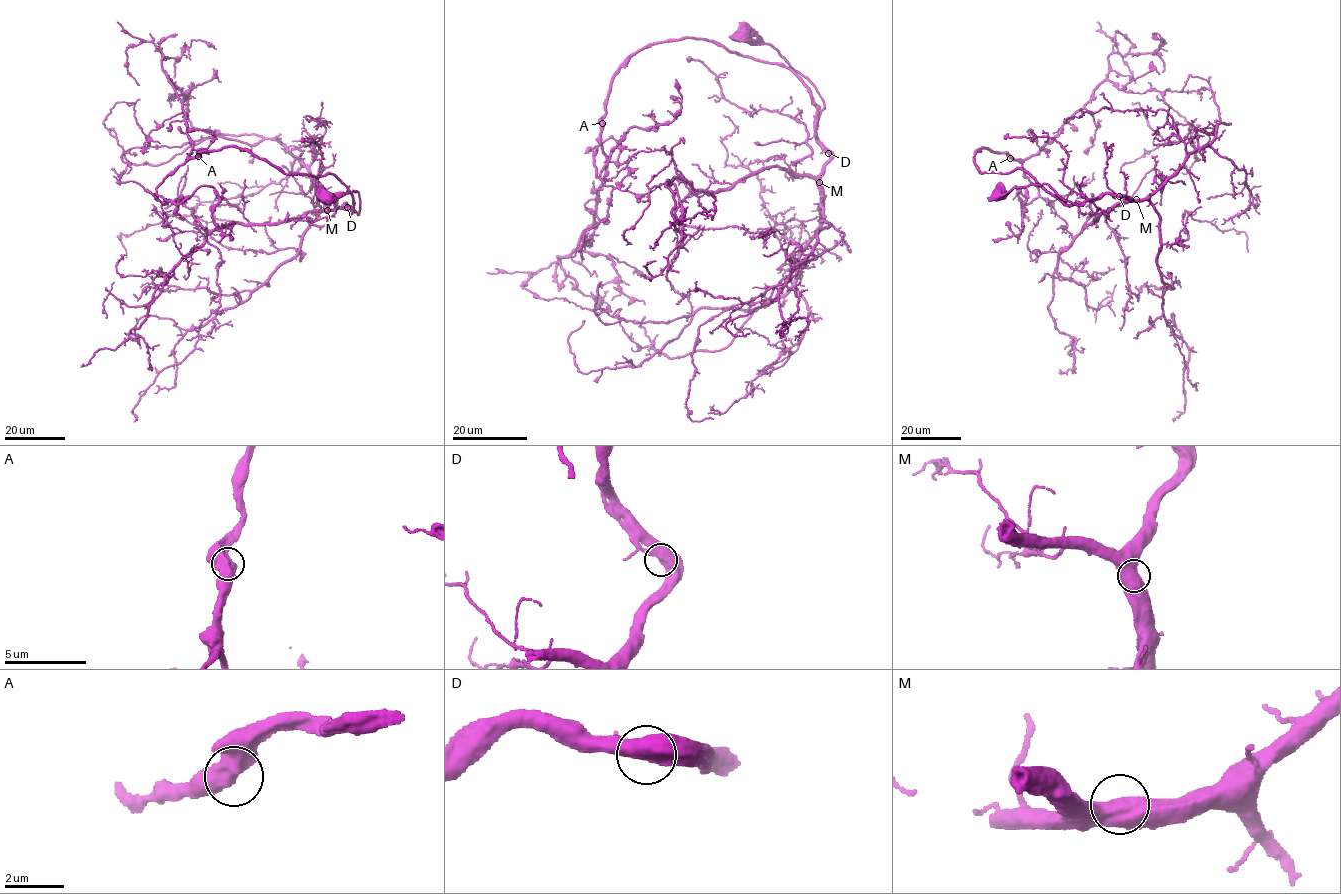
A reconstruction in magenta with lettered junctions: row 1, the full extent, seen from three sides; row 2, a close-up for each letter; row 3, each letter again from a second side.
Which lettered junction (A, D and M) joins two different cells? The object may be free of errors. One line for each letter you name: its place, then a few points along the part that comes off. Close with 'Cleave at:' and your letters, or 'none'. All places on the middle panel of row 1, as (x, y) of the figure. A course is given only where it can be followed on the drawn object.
Cleave at: none

